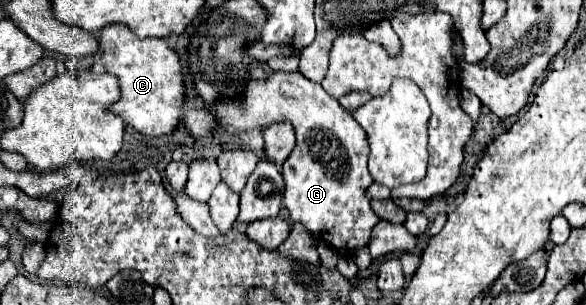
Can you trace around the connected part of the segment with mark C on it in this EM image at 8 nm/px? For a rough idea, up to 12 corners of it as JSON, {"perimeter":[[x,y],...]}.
{"perimeter":[[103,27],[97,59],[119,79],[109,111],[143,135],[181,119],[183,77],[165,39]]}

